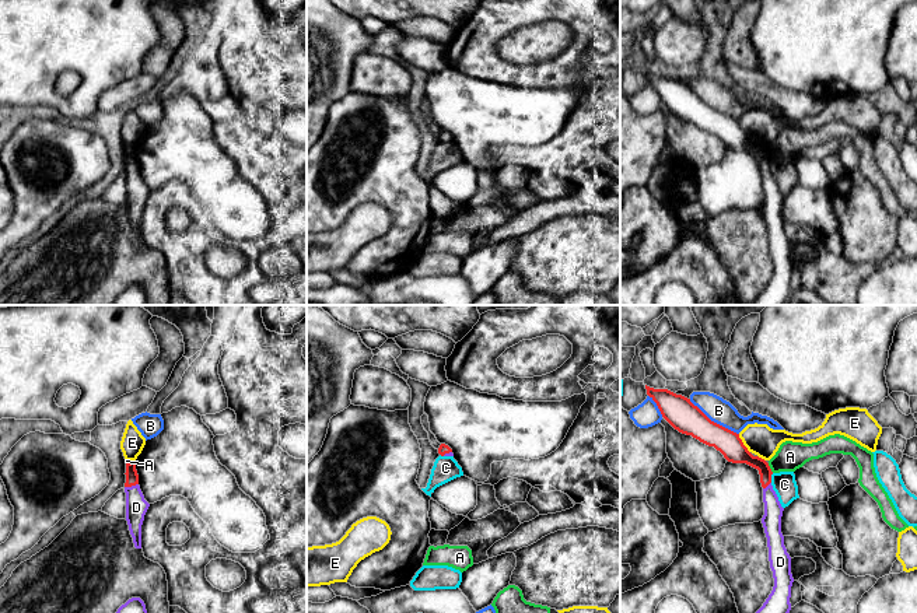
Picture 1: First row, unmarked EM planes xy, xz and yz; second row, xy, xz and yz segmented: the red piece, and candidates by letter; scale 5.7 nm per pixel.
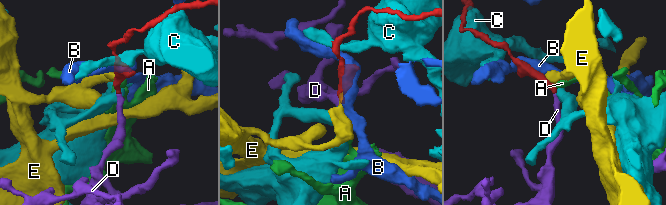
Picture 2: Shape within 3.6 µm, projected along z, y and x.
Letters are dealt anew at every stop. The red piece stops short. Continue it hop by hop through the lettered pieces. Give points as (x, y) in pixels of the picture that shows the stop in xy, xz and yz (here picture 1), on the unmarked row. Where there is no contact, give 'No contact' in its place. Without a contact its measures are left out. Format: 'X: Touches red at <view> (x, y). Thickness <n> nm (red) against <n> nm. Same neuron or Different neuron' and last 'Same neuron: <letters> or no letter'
A: Touches red at yz (769, 154). Thickness 140 nm (red) against 160 nm. Different neuron
B: Touches red at yz (713, 108). Thickness 180 nm (red) against 140 nm. Different neuron
C: Touches red at yz (770, 164). Thickness 120 nm (red) against 140 nm. Different neuron
D: Touches red at xy (130, 172). Thickness 80 nm (red) against 130 nm. Same neuron
E: Touches red at yz (742, 130). Thickness 140 nm (red) against 180 nm. Different neuron
Same neuron: D

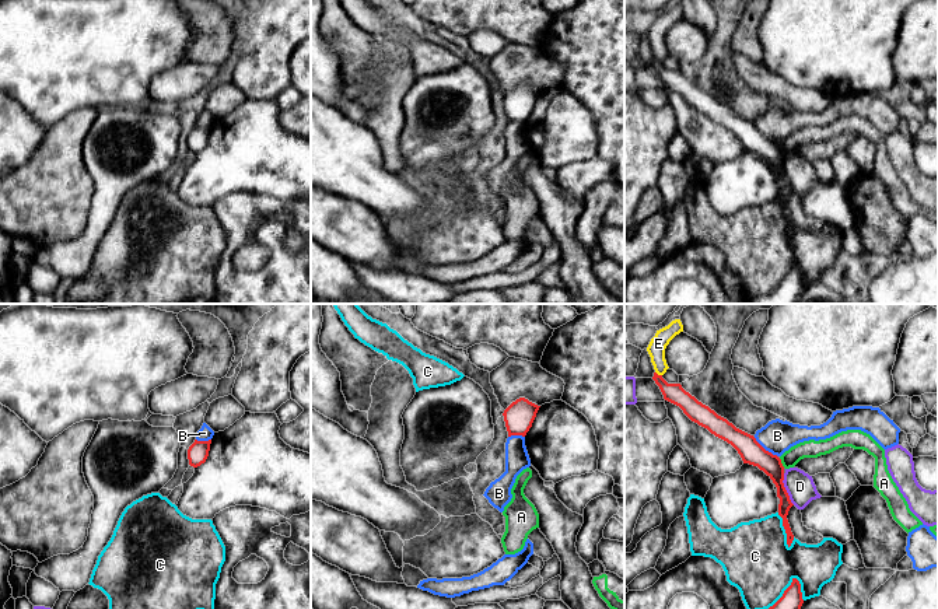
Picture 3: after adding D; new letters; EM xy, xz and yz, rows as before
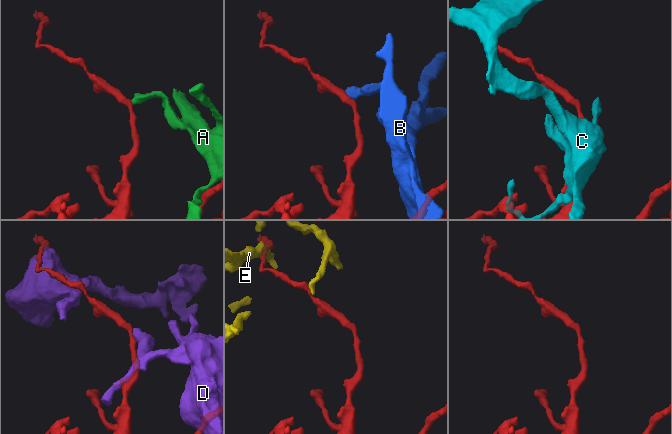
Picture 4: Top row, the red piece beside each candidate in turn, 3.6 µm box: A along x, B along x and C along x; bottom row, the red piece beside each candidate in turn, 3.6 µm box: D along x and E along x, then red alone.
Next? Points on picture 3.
A: Touches red at yz (780, 149). Thickness 140 nm (red) against 100 nm. Different neuron
B: Touches red at yz (765, 136). Thickness 140 nm (red) against 190 nm. Different neuron
C: Touches red at yz (786, 217). Thickness 70 nm (red) against 400 nm. Different neuron
D: Touches red at yz (784, 175). Thickness 120 nm (red) against 160 nm. Different neuron
E: Touches red at yz (657, 60). Thickness 110 nm (red) against 100 nm. Different neuron
Same neuron: no letter

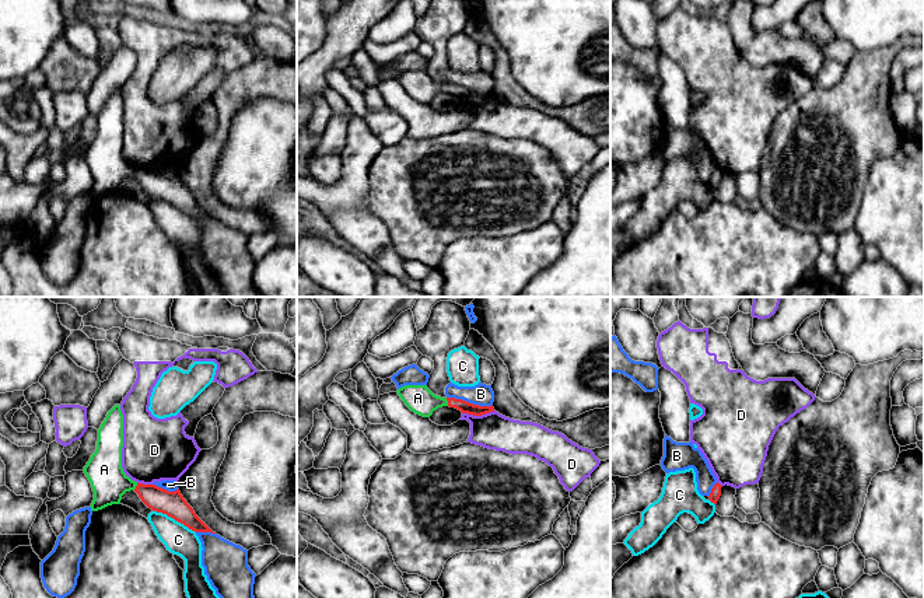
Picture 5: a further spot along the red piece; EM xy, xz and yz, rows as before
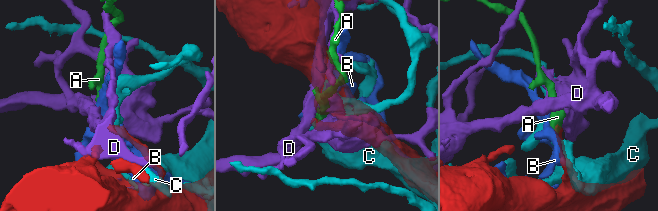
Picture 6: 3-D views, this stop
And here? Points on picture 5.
A: Touches red at xz (448, 88). Thickness 70 nm (red) against 160 nm. Same neuron
B: Touches red at xz (468, 88). Thickness 70 nm (red) against 120 nm. Different neuron
C: Touches red at xy (174, 205). Thickness 140 nm (red) against 170 nm. Different neuron
D: Touches red at xz (478, 101). Thickness 70 nm (red) against 200 nm. Different neuron
Same neuron: A

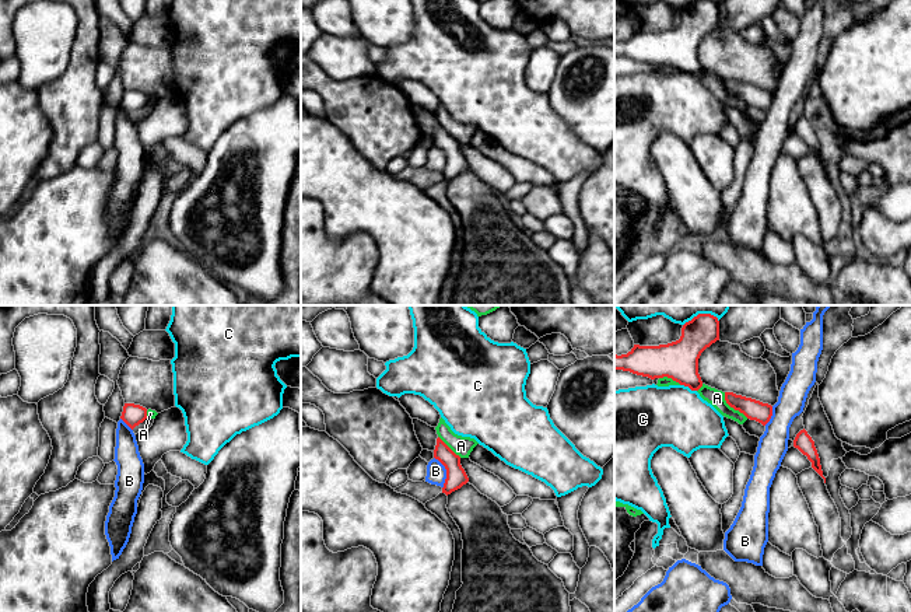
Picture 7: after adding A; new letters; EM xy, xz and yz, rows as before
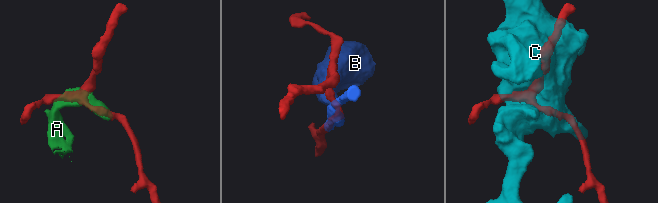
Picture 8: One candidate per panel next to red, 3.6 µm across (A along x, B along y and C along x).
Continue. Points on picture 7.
A: Touches red at yz (732, 93). Thickness 120 nm (red) against 100 nm. Different neuron
B: Touches red at xz (447, 158). Thickness 120 nm (red) against 110 nm. Different neuron
C: Touches red at yz (689, 73). Thickness 220 nm (red) against 360 nm. Different neuron
Same neuron: no letter

